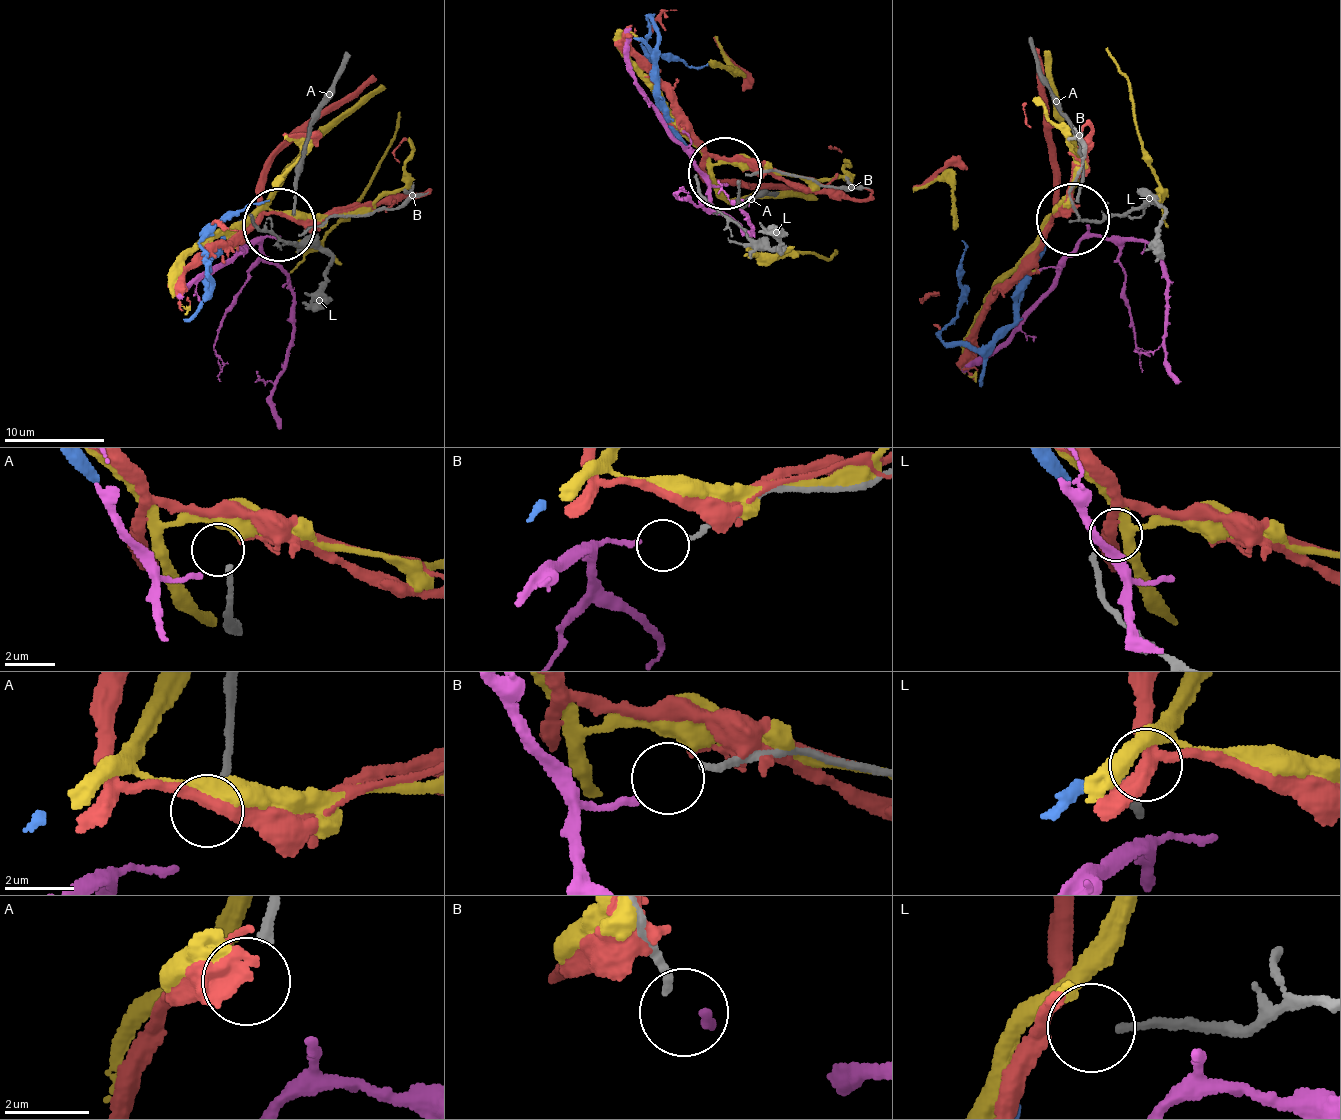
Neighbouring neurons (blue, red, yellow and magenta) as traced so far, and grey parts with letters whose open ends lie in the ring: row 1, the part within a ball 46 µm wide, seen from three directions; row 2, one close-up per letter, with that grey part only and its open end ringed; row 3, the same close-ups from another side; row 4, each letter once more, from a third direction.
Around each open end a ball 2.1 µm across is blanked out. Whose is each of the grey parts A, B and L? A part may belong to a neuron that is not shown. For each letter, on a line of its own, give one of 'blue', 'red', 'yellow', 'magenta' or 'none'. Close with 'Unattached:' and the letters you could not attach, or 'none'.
A: none
B: magenta
L: red
Unattached: A

